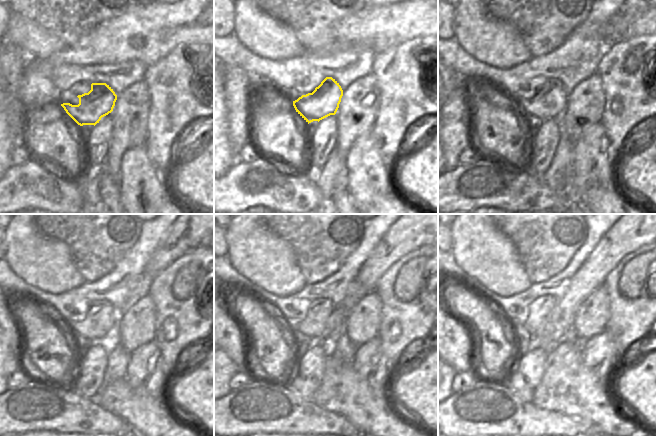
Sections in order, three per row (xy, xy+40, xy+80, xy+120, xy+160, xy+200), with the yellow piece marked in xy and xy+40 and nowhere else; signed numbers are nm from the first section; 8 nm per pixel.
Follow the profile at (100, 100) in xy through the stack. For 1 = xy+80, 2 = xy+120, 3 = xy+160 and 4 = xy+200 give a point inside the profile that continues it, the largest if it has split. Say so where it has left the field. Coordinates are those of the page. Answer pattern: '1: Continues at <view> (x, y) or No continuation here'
1: Continues at xy+80 (550, 101)
2: Continues at xy+120 (100, 323)
3: Continues at xy+160 (311, 326)
4: Continues at xy+200 (539, 309).

